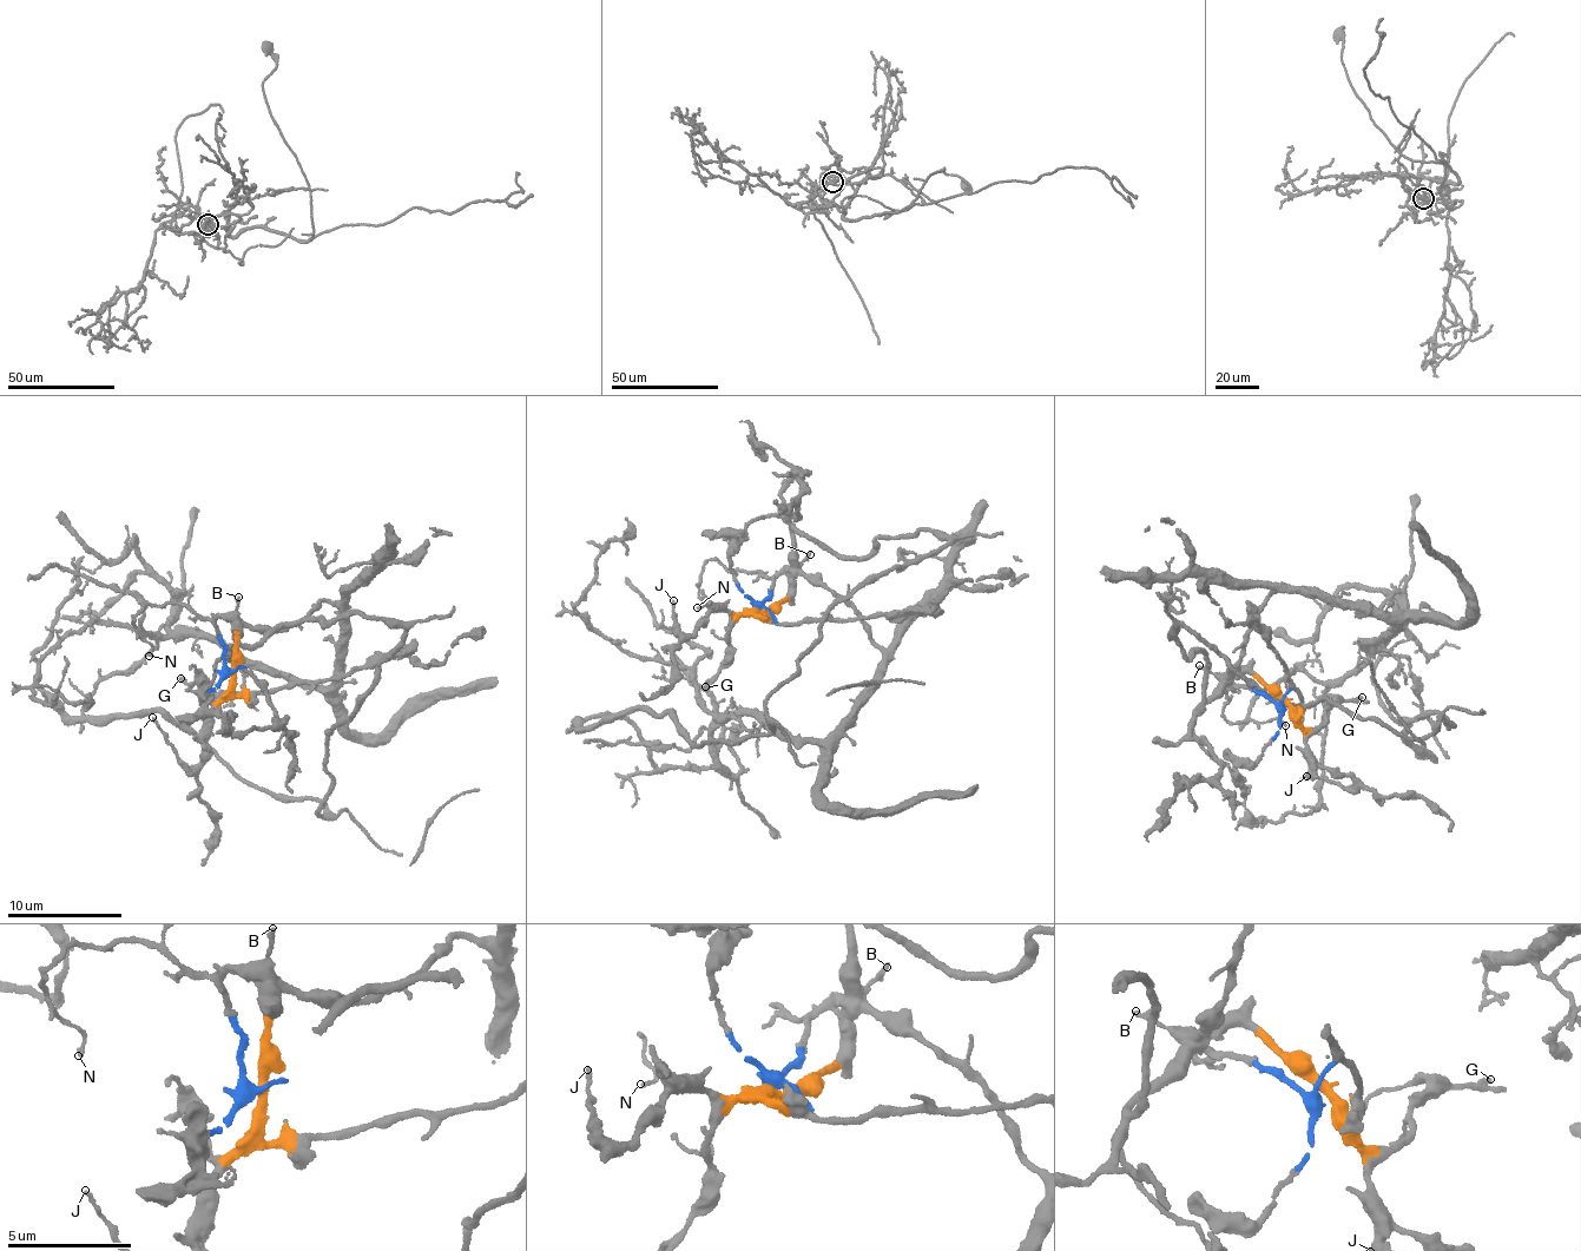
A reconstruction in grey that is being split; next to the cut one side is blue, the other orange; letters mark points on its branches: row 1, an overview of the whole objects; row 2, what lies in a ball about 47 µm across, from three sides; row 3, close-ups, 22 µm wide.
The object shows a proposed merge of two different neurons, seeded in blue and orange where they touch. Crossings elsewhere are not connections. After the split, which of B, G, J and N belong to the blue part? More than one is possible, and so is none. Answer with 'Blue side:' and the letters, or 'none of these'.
Blue side: B, N

